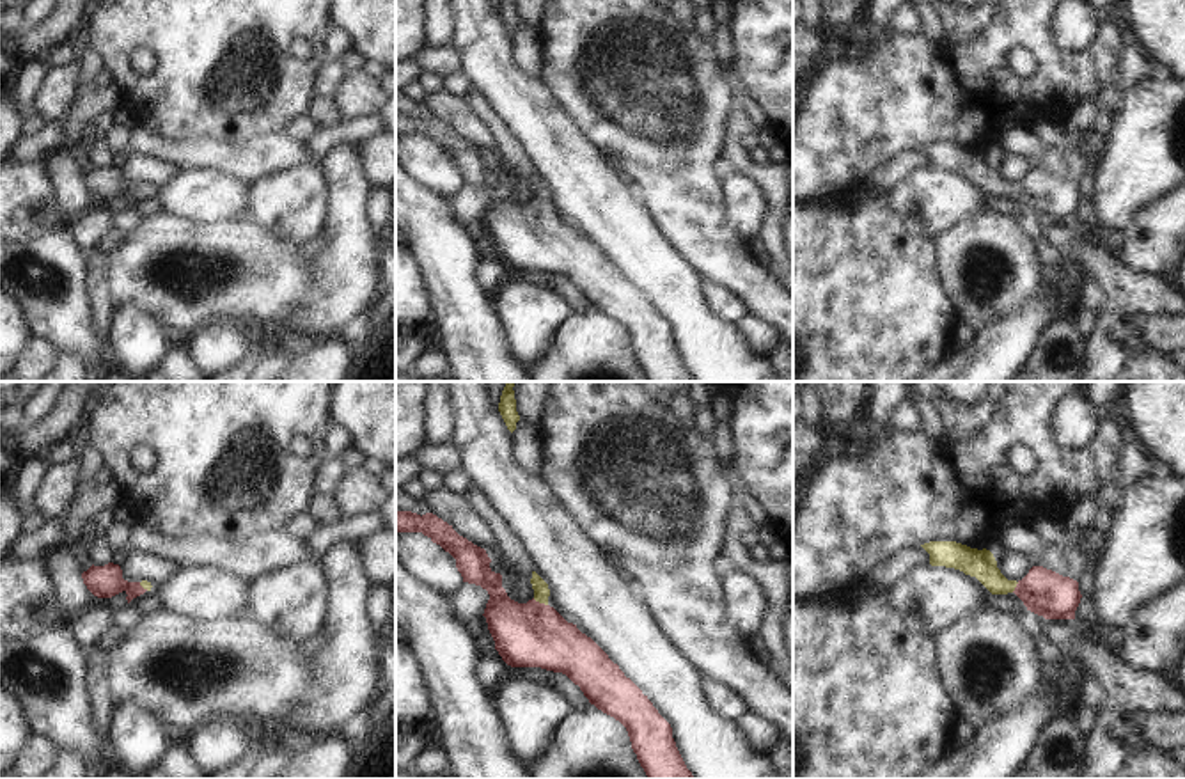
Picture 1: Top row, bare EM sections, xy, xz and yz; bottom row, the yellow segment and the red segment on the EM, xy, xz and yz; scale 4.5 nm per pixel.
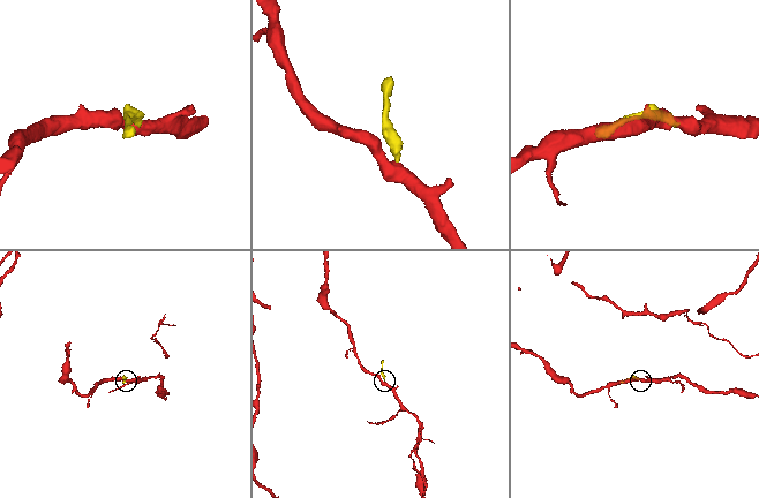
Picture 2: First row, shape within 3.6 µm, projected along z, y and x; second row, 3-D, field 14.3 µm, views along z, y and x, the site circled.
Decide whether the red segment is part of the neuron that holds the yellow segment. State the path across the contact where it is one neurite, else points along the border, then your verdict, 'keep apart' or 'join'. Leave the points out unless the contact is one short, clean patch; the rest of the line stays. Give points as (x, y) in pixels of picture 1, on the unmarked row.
runs through xz (541, 194), (540, 204), (533, 236); join

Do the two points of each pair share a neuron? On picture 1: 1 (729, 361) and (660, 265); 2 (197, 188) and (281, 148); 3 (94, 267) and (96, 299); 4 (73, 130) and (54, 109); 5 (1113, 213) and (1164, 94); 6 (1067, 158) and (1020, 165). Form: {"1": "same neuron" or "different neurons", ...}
{"1": "same neuron", "2": "different neurons", "3": "same neuron", "4": "different neurons", "5": "same neuron", "6": "different neurons"}

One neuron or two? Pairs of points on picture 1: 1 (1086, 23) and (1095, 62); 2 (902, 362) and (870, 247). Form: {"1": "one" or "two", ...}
{"1": "two", "2": "one"}

